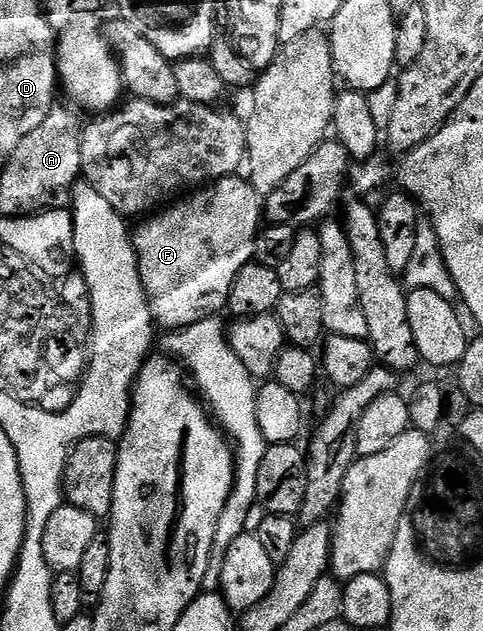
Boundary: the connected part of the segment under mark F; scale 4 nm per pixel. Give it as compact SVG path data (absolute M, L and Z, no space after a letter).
M242 176L221 178L218 182L195 189L178 201L170 204L175 206L167 205L147 217L143 221L147 222L132 234L140 280L144 284L150 314L154 318L155 327L162 329L163 326L166 332L183 330L205 318L221 315L221 310L227 309L236 272L240 272L240 268L253 259L254 241L264 218L264 206L259 194Z

